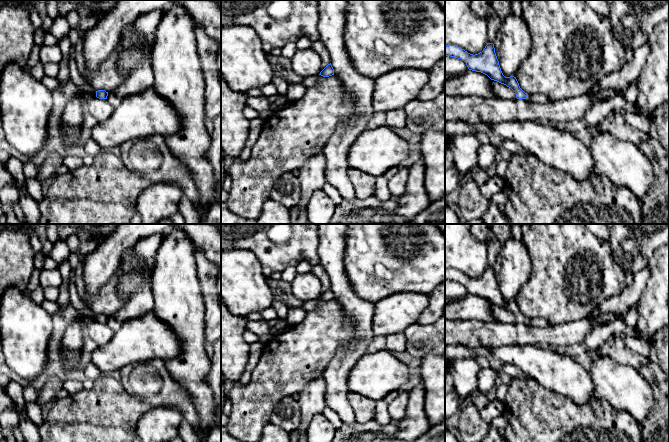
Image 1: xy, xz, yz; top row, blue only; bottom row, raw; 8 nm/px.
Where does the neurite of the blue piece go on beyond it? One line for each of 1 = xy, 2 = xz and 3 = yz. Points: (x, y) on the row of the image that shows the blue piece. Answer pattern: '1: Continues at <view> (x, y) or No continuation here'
1: No continuation here
2: No continuation here
3: No continuation here

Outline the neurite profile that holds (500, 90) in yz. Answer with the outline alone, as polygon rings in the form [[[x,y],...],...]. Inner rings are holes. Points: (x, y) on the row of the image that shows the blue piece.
[[[491,80],[491,88],[496,97],[502,99],[516,99],[515,92],[504,84]]]

